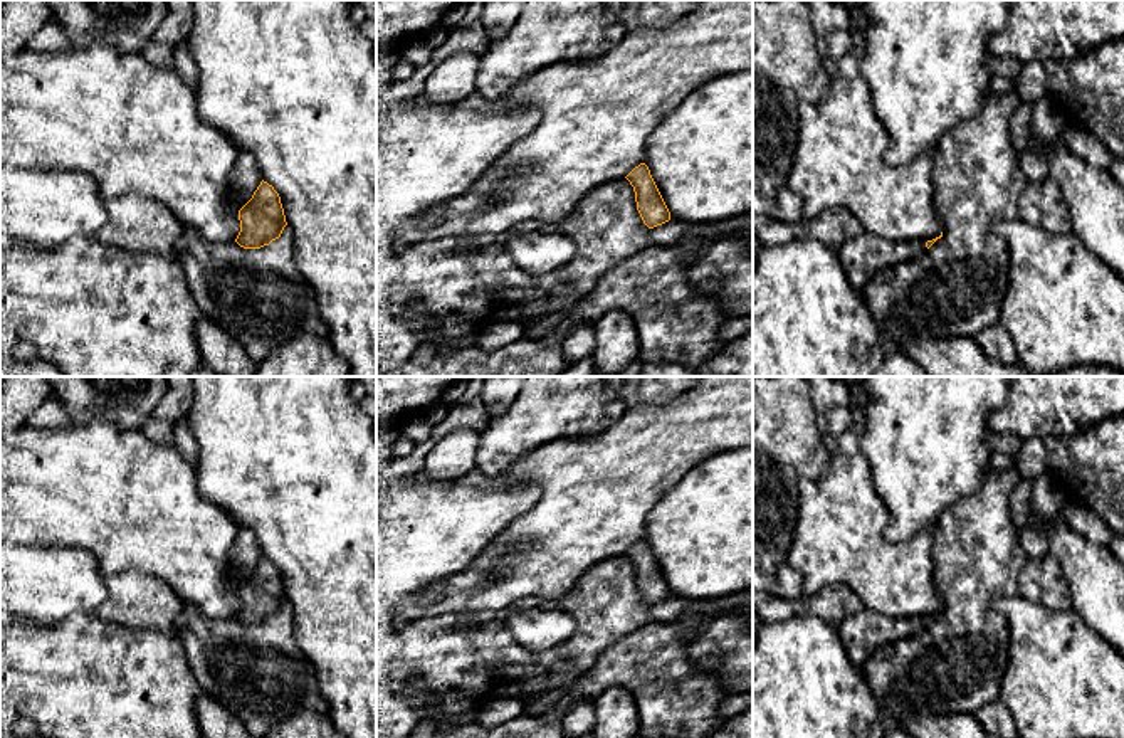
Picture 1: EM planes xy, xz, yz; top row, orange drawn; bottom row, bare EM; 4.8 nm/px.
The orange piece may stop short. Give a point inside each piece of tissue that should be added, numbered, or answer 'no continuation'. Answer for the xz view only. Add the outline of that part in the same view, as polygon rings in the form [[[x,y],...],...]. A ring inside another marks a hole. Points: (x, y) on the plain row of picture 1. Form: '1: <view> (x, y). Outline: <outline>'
no continuation

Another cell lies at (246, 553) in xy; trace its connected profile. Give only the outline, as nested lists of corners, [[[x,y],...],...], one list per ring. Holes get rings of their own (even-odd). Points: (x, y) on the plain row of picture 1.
[[[239,528],[232,548],[232,572],[228,582],[234,587],[240,587],[252,575],[260,558],[262,551],[255,535],[250,530]]]

